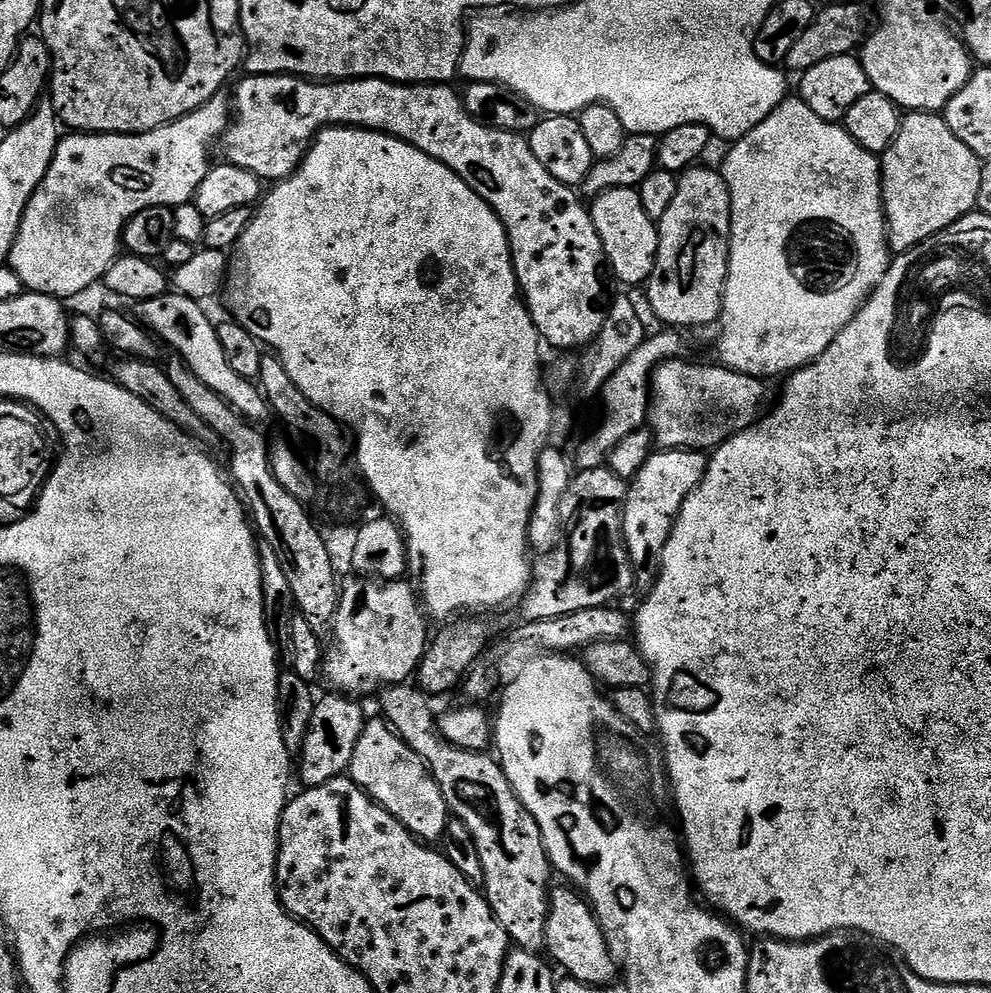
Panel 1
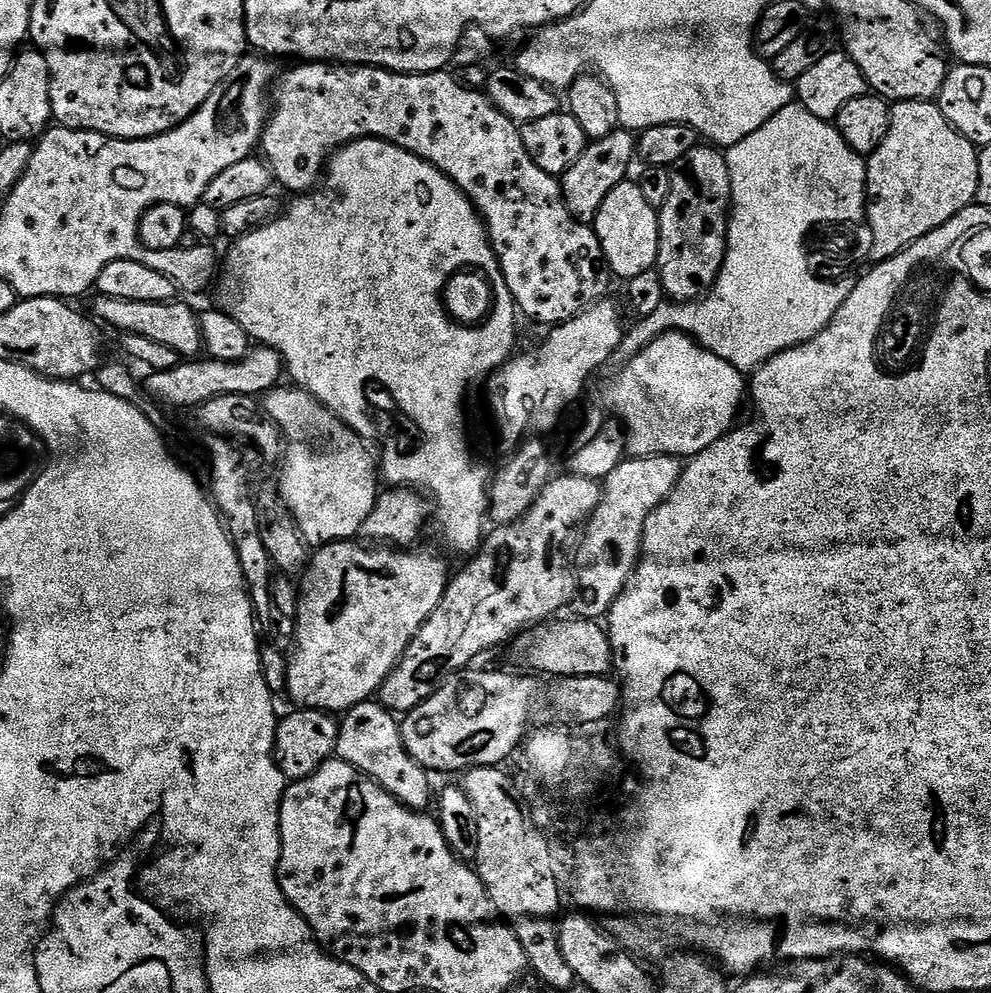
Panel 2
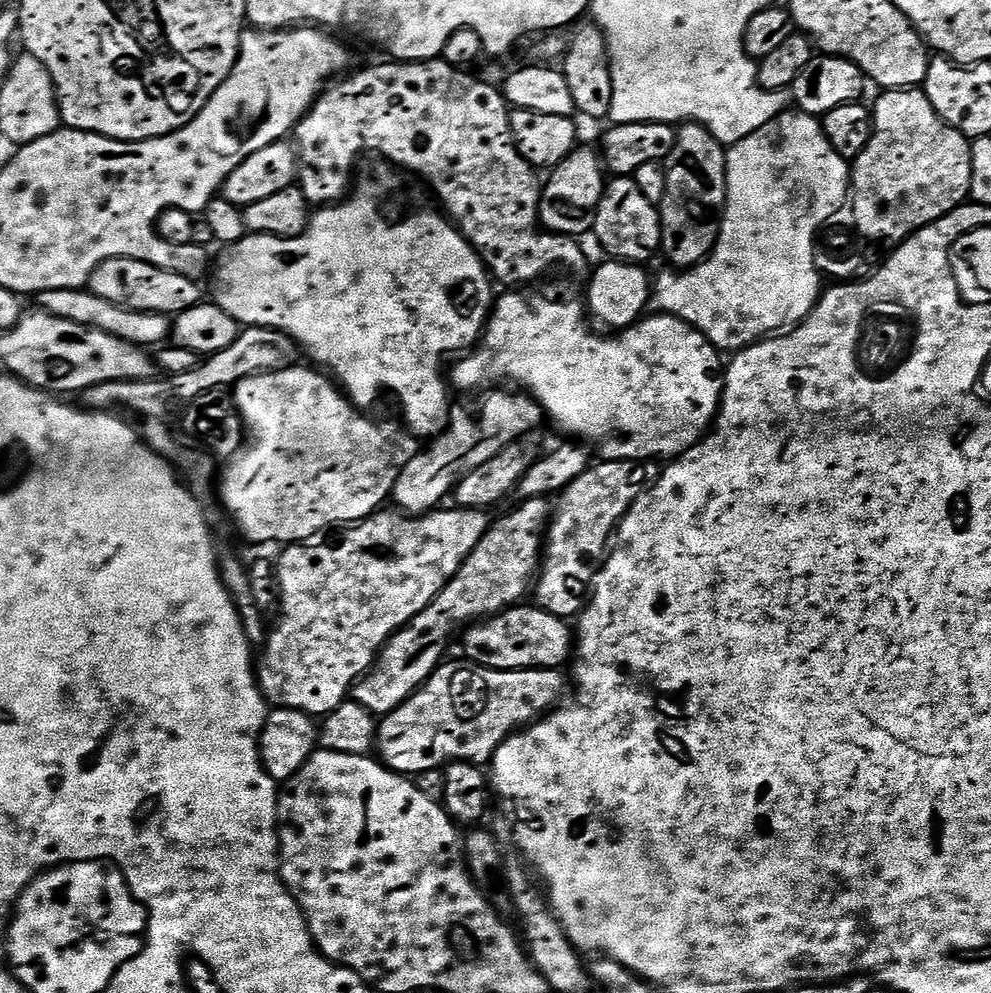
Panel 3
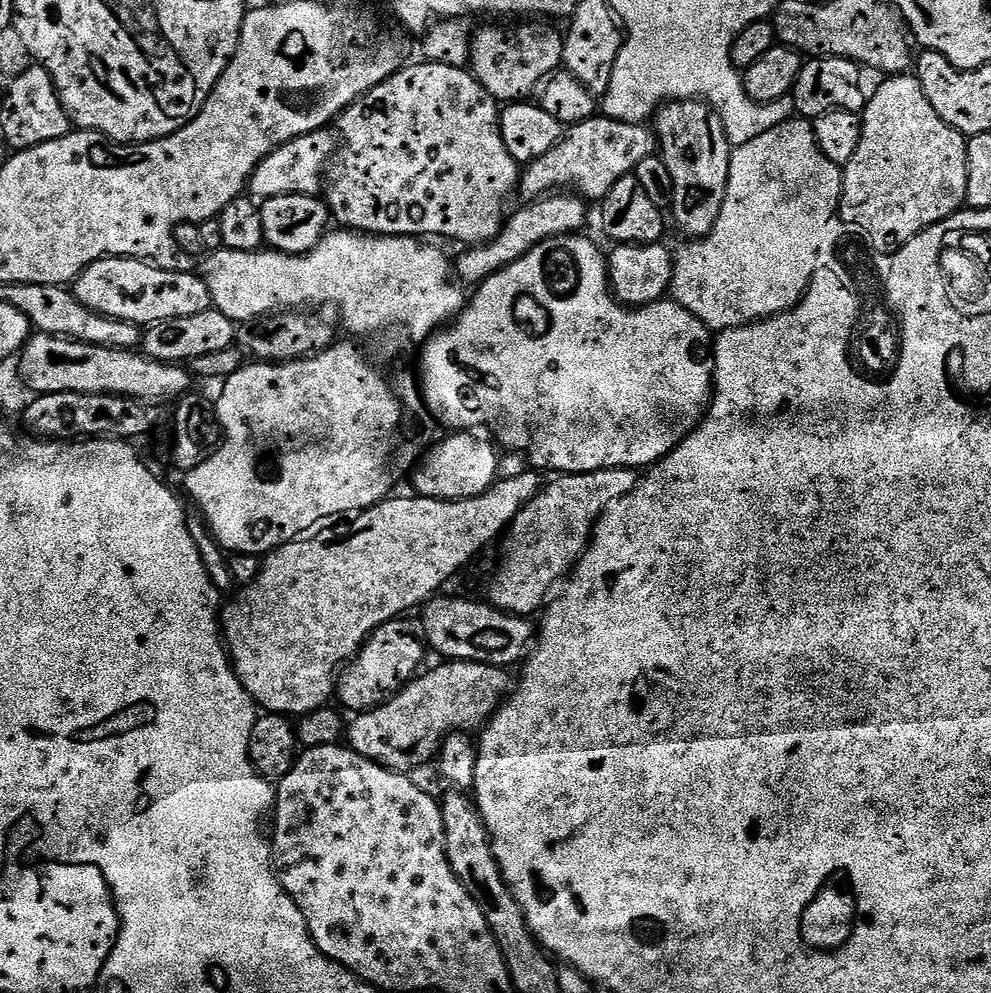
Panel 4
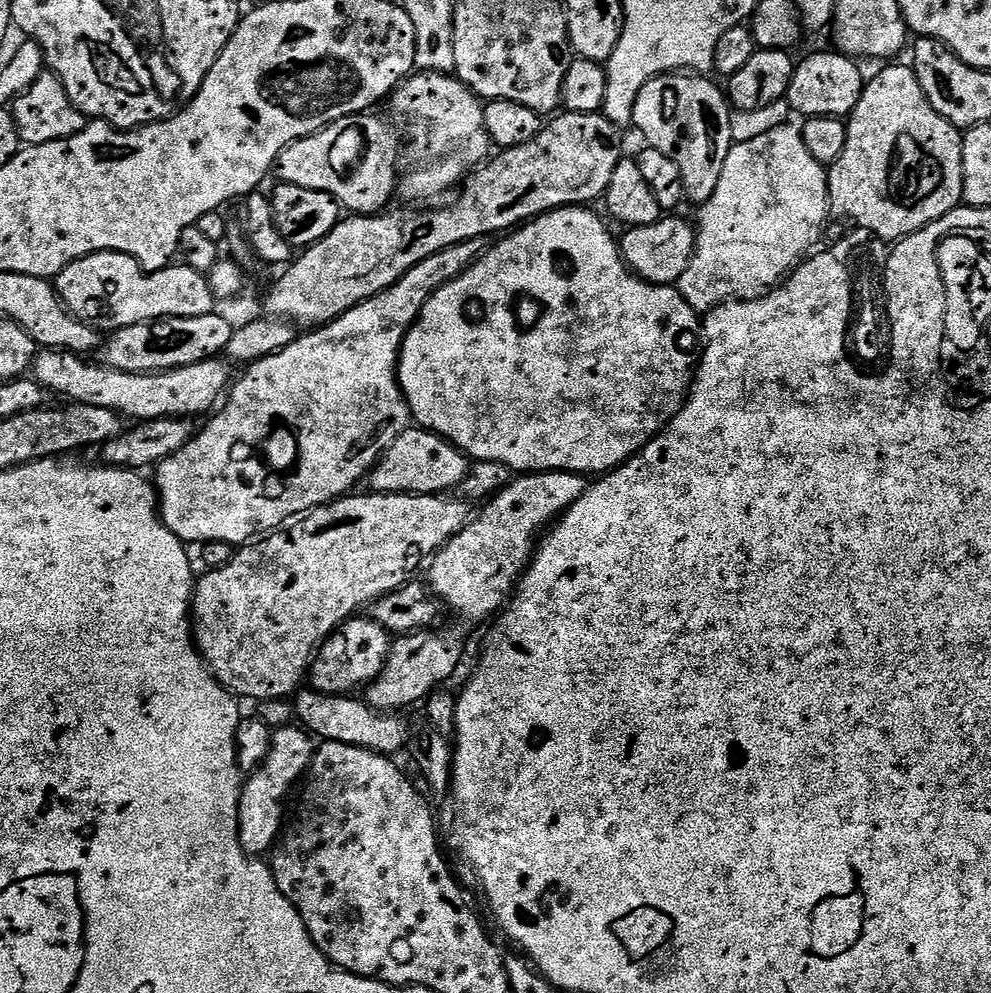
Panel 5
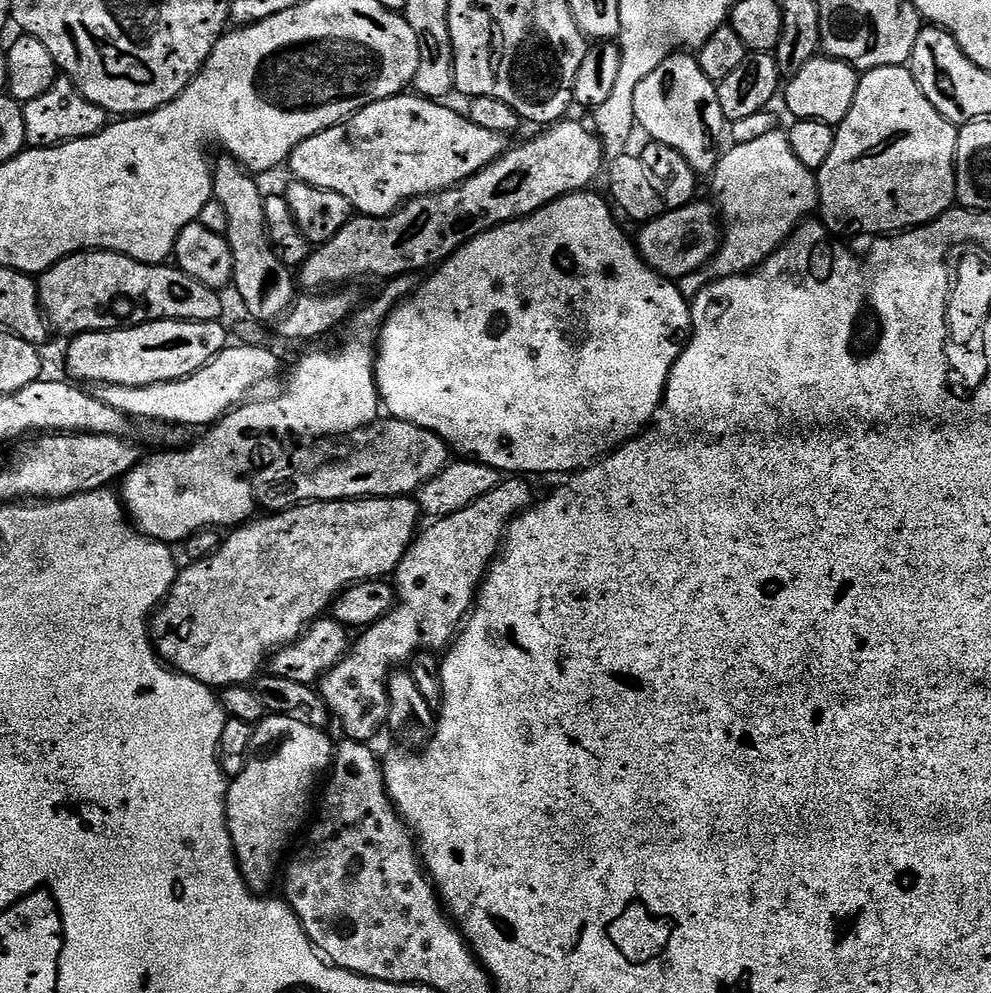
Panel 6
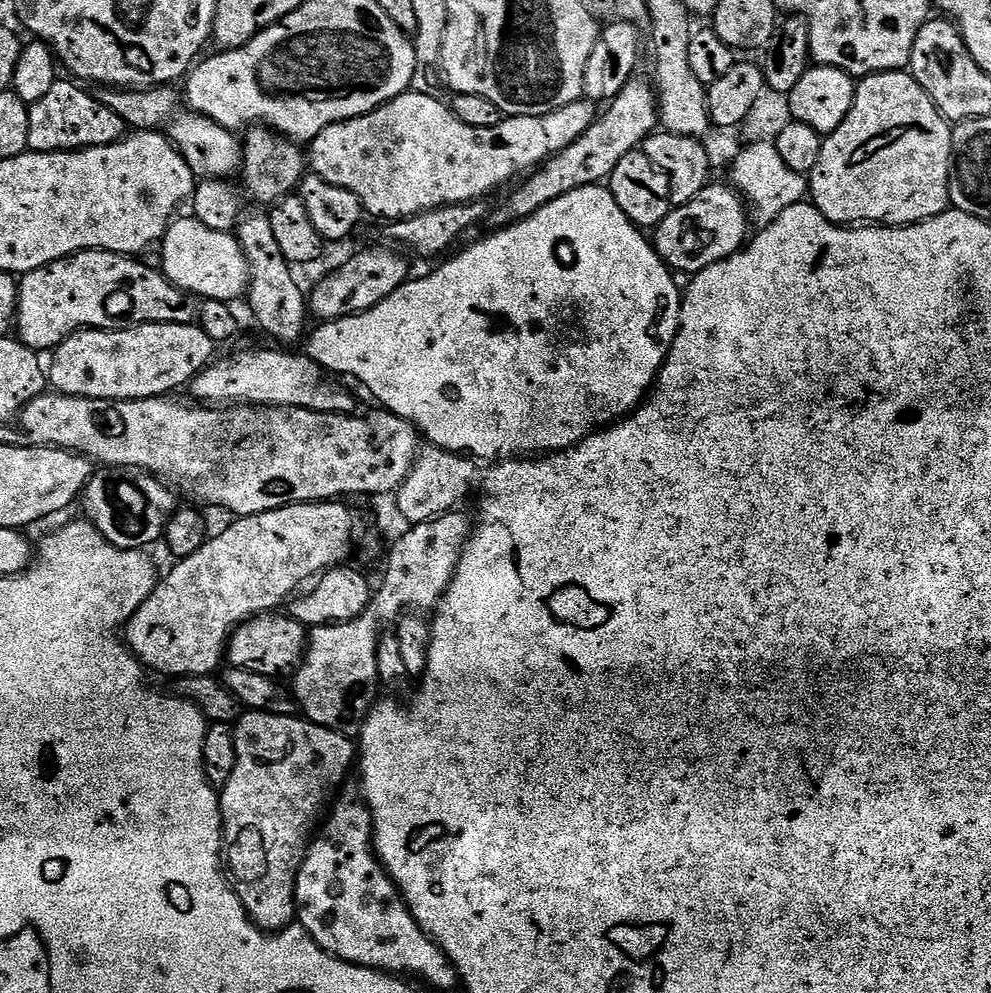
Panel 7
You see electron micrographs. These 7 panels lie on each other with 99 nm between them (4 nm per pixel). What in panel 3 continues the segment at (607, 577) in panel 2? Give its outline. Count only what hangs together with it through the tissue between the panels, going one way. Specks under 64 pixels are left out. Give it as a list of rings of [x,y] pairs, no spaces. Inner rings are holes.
[[[604,460],[599,463],[593,463],[559,493],[546,529],[542,567],[534,581],[535,603],[561,618],[576,618],[583,612],[586,589],[595,580],[610,551],[610,541],[620,527],[620,520],[641,491],[651,488],[659,480],[662,471],[659,463],[642,460]]]

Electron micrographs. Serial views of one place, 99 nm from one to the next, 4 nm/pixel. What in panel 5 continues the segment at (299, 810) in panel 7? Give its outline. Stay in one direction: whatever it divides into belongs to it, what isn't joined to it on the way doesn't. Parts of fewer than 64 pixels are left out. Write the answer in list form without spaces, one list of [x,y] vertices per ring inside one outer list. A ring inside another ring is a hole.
[[[285,726],[273,731],[266,762],[243,781],[240,794],[240,841],[250,856],[260,858],[273,851],[285,827],[284,799],[288,791],[296,783],[299,785],[302,777],[311,769],[313,755],[313,737],[303,727]]]

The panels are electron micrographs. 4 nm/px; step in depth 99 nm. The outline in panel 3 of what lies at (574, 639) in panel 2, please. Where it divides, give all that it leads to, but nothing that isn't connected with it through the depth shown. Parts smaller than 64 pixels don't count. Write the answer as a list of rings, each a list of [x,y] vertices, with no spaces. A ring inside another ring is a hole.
[[[531,606],[507,608],[496,616],[489,616],[469,627],[463,633],[464,652],[473,664],[498,670],[518,670],[519,668],[555,668],[569,663],[574,652],[574,632],[568,629],[567,619],[550,614],[545,608]]]

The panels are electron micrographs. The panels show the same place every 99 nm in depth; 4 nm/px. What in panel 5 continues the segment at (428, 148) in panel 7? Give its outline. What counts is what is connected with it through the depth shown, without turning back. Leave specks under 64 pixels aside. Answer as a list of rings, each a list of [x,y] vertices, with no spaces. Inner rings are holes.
[[[376,114],[344,116],[327,124],[321,132],[295,140],[280,156],[279,179],[286,184],[306,186],[306,190],[322,190],[352,214],[383,213],[398,188],[396,136],[386,121],[372,115]]]

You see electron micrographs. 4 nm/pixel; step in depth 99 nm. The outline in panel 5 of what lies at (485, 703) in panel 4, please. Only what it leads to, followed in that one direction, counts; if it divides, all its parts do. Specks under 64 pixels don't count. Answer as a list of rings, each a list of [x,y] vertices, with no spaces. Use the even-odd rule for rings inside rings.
[[[301,690],[294,697],[294,716],[313,737],[321,741],[333,740],[355,748],[369,748],[381,754],[396,754],[392,752],[409,743],[409,725],[404,725],[399,715],[379,712],[363,699],[352,699],[356,698],[351,695],[327,696],[315,690]]]

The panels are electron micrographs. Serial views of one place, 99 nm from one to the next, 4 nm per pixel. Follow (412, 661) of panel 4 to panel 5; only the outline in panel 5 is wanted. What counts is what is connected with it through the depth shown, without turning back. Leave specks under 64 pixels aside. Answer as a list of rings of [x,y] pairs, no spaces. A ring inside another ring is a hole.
[[[353,618],[345,622],[341,628],[337,628],[323,644],[320,645],[310,669],[310,684],[317,692],[327,696],[346,696],[355,693],[355,688],[363,689],[365,686],[378,679],[384,672],[388,657],[392,655],[393,637],[378,622],[371,618]]]

